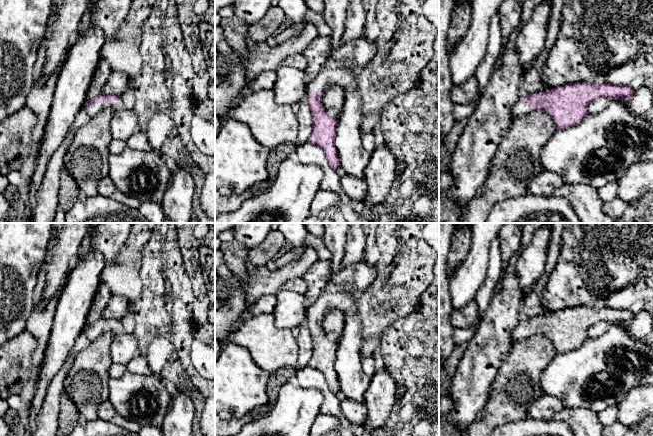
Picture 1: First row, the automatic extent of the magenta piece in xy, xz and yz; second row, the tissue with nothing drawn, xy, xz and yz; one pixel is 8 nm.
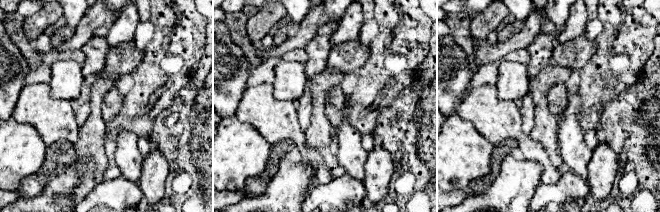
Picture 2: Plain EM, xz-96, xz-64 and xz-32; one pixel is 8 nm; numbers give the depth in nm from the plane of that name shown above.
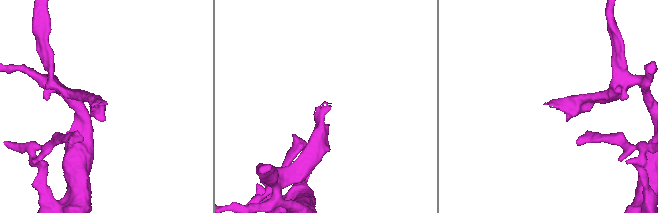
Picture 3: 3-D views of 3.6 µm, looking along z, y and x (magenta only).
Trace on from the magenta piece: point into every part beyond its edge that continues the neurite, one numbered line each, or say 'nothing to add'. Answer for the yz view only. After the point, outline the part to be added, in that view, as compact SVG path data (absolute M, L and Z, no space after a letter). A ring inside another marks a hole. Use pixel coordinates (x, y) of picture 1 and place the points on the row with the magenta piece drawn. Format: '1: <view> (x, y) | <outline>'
1: yz (519, 109) | M520 96L520 99L518 100L518 102L512 108L512 113L513 113L514 117L521 117L521 116L526 115L526 114L528 114L528 113L530 113L531 111L534 110L534 109L531 108L530 104L520 102L520 100L523 99L523 98L525 98L525 97Z

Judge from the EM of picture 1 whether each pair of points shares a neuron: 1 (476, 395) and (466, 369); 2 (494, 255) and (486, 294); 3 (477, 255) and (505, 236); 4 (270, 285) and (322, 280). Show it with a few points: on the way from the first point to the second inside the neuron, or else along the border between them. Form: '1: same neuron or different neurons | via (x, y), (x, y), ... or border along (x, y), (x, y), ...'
1: same neuron | via (471, 389), (471, 375)
2: same neuron | via (494, 265), (493, 275), (489, 284)
3: different neurons | border along (499, 233), (497, 236)
4: different neurons | border along (317, 259), (301, 277)

